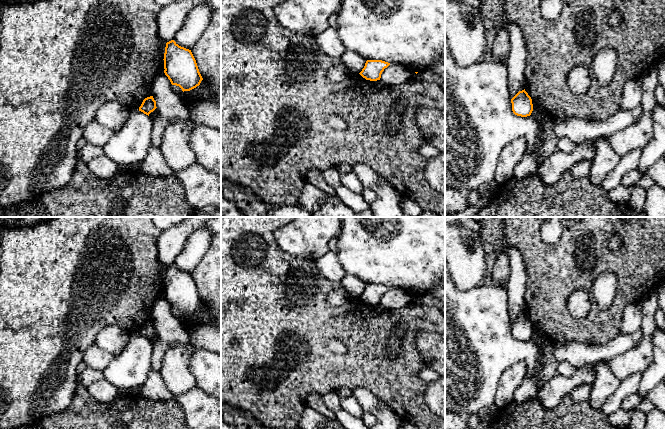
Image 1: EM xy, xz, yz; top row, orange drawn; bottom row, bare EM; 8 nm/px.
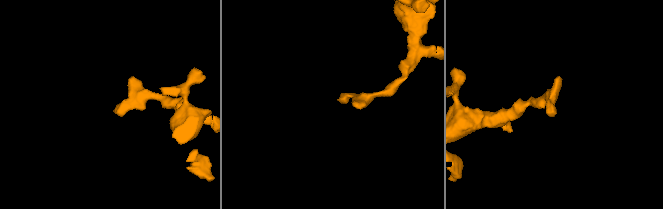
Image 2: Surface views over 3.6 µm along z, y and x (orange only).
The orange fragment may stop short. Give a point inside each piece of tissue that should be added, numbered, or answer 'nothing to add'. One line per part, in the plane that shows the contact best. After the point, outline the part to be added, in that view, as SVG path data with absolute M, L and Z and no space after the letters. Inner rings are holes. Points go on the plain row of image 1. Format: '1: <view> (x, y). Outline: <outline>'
nothing to add

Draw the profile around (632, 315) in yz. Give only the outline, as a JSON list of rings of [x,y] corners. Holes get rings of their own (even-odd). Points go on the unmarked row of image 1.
[[[636,301],[628,304],[622,314],[620,333],[633,333],[641,329],[642,302]]]

